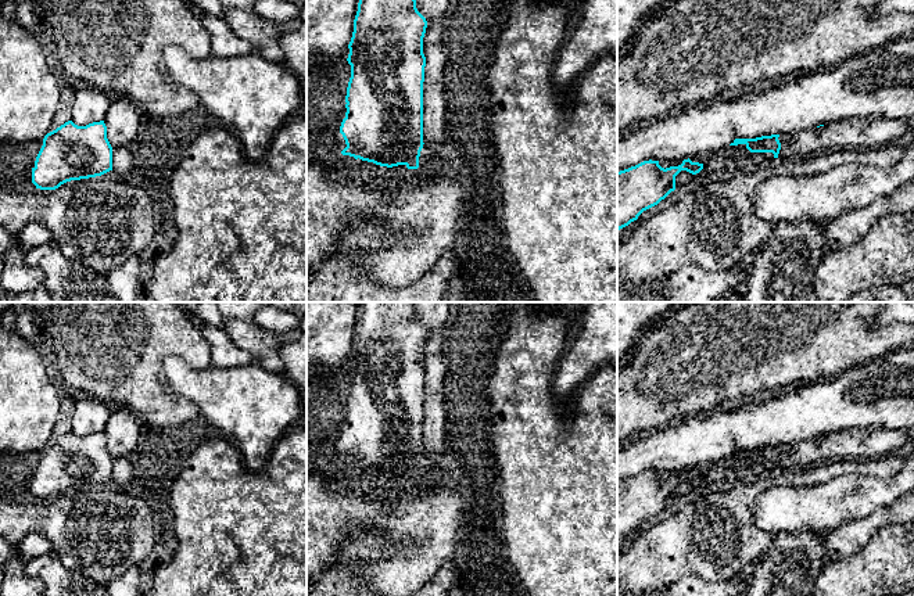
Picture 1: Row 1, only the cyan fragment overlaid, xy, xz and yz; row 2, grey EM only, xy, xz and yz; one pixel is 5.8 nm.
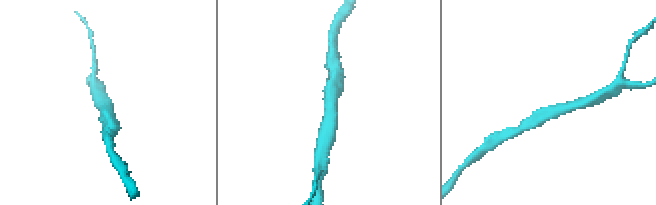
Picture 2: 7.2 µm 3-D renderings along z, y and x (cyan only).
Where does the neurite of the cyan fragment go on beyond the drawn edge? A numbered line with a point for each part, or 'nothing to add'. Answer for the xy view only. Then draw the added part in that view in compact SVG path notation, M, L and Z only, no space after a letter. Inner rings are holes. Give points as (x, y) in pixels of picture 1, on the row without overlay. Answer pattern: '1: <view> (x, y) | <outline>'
nothing to add

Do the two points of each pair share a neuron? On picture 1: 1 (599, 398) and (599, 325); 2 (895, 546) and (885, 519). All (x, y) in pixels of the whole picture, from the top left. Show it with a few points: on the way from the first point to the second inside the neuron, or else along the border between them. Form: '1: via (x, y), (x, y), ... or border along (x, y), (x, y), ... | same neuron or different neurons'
1: border along (602, 365), (576, 390) | different neurons
2: border along (899, 524), (880, 527), (863, 545) | different neurons

